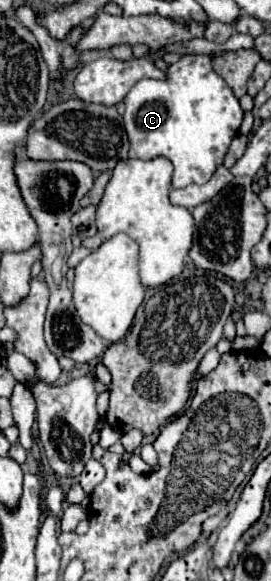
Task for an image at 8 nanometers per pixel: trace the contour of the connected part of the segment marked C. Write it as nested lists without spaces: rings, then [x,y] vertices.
[[[185,55],[167,69],[167,81],[141,79],[125,97],[123,123],[137,159],[149,161],[165,157],[173,163],[173,187],[207,183],[211,173],[223,163],[223,157],[239,133],[243,109],[229,85],[213,71],[211,57]]]

